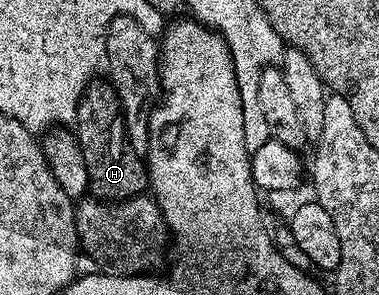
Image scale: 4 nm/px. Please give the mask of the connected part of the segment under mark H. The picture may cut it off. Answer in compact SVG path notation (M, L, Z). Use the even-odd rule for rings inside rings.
M95 80L84 91L74 116L72 132L78 138L78 149L84 155L84 167L90 180L89 192L97 200L111 203L126 201L130 197L141 197L147 192L146 162L135 153L126 138L126 120L122 114L122 104L118 92L109 80Z

